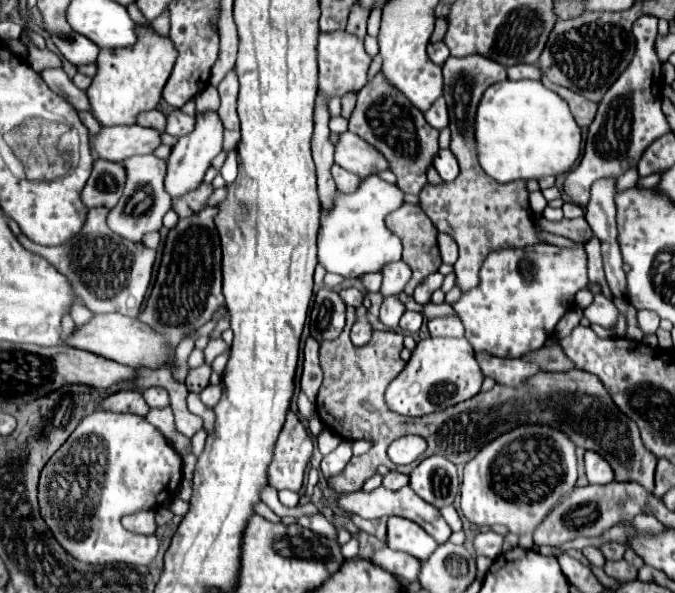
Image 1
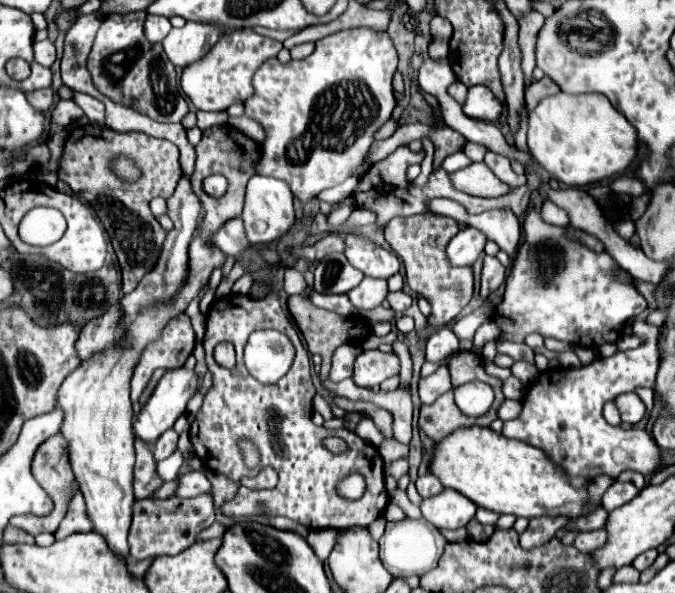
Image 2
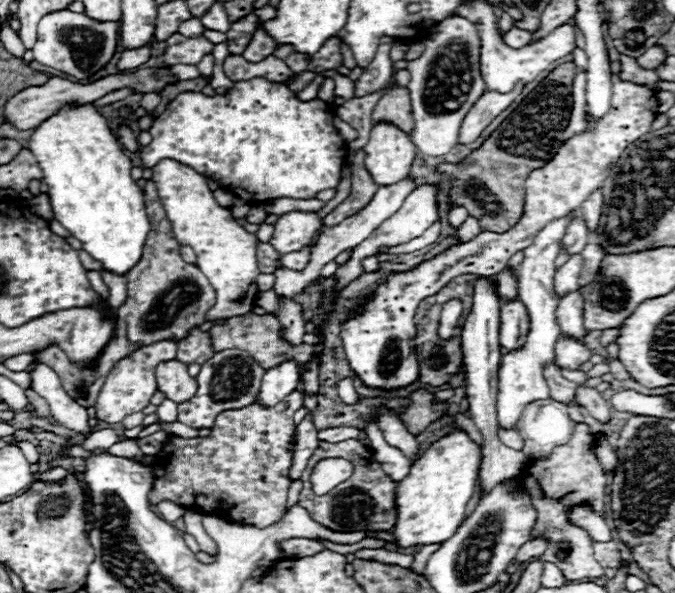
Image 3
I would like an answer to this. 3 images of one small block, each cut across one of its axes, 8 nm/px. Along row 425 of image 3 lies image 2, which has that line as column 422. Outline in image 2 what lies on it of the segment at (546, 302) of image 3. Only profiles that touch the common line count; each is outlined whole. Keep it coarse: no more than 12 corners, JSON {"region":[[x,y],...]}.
{"region":[[452,488],[420,502],[422,516],[440,530],[456,530],[478,506]]}

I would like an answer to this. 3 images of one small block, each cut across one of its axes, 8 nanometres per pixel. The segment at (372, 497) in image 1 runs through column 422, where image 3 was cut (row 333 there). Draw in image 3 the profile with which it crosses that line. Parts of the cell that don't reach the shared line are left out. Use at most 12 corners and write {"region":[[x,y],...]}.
{"region":[[514,298],[502,304],[500,346],[518,350],[530,332],[526,306]]}

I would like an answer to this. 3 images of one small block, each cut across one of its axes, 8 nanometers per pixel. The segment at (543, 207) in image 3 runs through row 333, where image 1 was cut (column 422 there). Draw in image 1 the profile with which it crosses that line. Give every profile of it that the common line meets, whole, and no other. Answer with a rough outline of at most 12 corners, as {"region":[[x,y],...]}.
{"region":[[466,338],[420,340],[390,382],[396,414],[424,416],[482,388]]}

